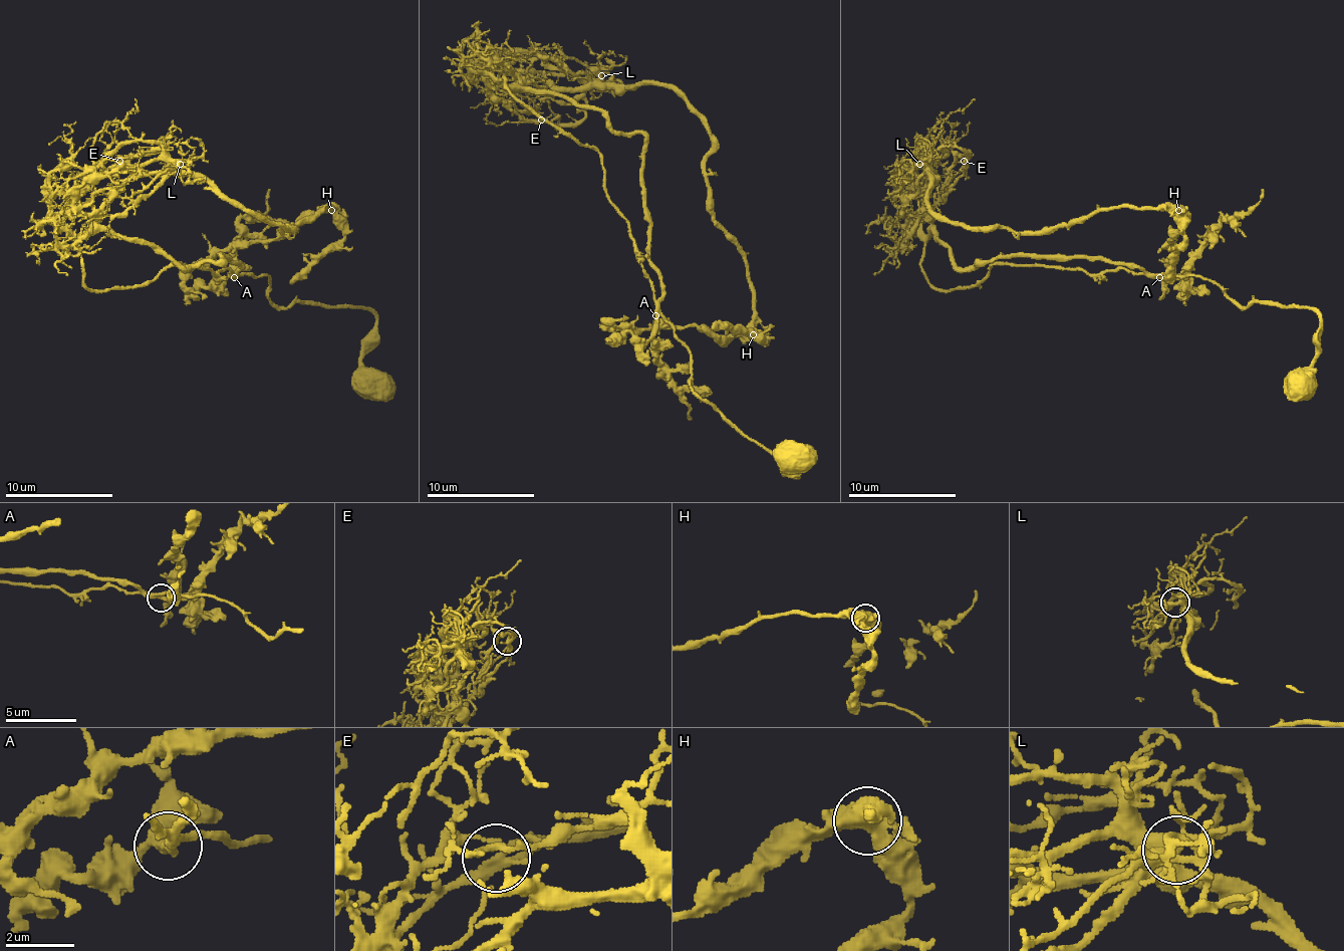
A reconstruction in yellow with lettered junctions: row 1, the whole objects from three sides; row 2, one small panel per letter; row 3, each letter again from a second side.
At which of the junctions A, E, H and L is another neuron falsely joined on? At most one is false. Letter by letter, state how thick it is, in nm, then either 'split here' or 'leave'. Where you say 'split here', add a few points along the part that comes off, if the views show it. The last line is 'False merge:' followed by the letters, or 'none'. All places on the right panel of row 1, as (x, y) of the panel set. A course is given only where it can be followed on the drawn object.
A: calibre 280 nm; leave
E: calibre 280 nm; split here; course (963, 161), (960, 148), (927, 159), (927, 204), (950, 221), (1055, 231), (1100, 210), (1178, 218), (1162, 296)
H: calibre 500 nm; leave
L: calibre 400 nm; leave
False merge: E

